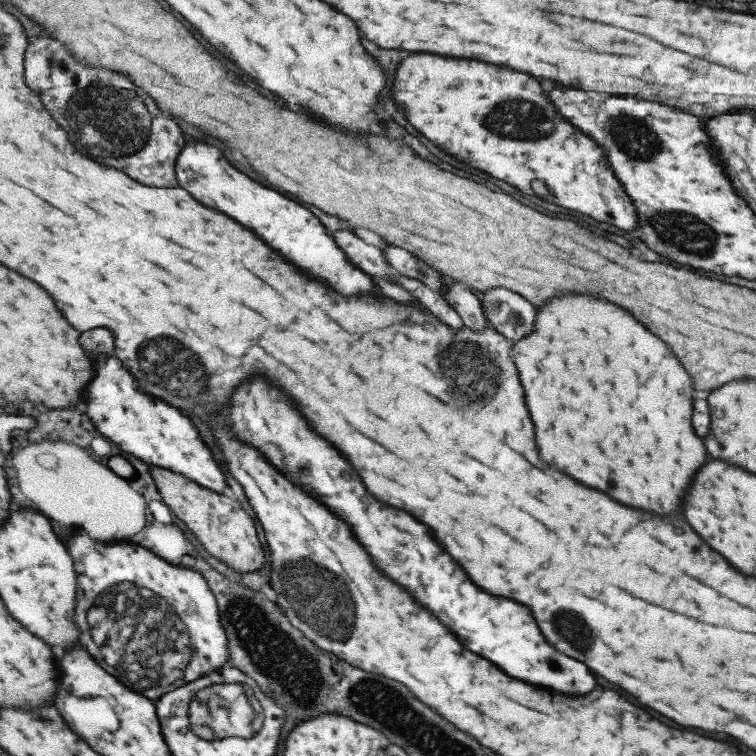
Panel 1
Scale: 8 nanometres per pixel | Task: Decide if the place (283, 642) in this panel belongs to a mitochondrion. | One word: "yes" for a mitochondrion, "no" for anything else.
yes

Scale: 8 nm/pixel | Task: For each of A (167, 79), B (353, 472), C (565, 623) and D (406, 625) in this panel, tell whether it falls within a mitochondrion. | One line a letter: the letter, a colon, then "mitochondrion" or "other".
A: other
B: other
C: mitochondrion
D: other

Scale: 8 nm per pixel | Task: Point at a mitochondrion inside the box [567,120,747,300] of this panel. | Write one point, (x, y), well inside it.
(683, 231)

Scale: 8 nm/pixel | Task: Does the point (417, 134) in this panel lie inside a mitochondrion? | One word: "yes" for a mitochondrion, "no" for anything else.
no

